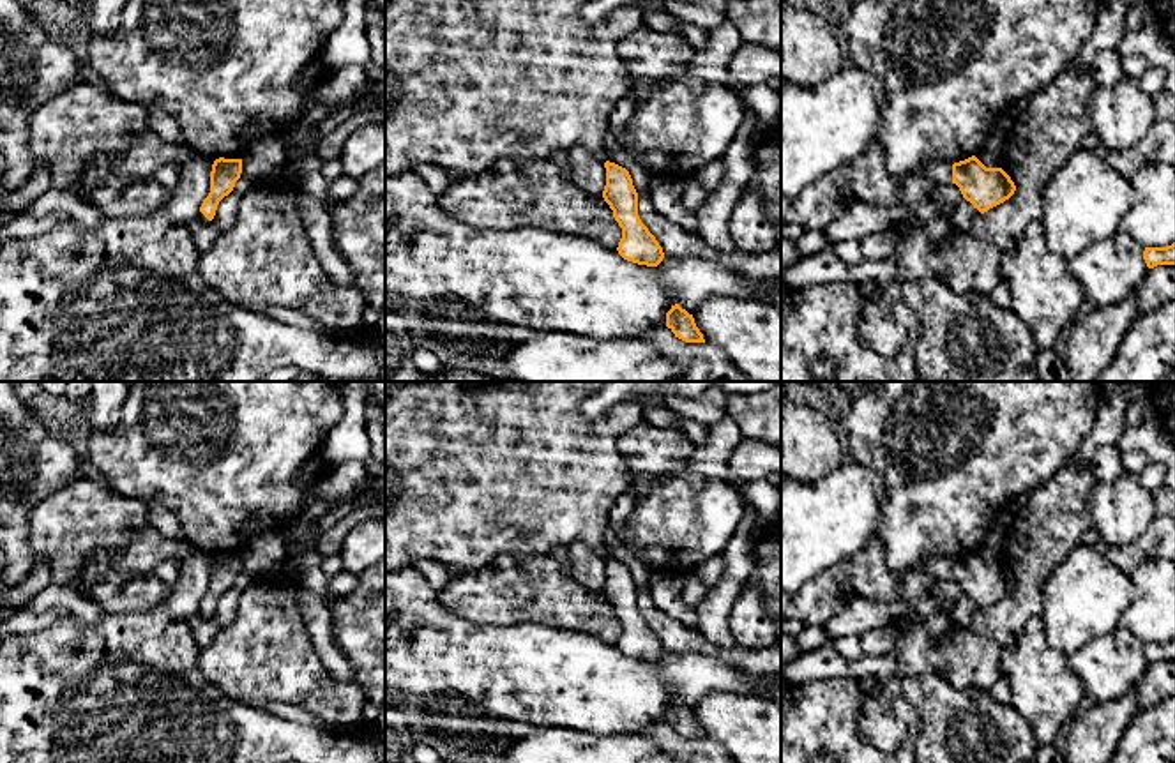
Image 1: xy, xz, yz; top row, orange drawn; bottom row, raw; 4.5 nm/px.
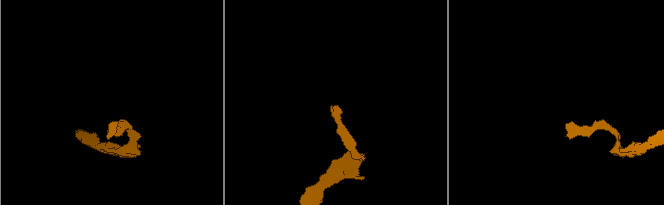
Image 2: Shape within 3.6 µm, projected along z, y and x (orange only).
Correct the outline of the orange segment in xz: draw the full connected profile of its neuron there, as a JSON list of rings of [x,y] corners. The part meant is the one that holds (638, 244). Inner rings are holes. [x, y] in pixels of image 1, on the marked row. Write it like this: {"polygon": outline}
{"polygon": [[[606,161],[604,201],[613,210],[613,217],[622,228],[618,254],[633,263],[657,267],[663,258],[663,247],[638,215],[638,193],[629,171],[615,162]]]}

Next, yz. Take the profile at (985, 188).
{"polygon": [[[975,155],[952,164],[952,184],[981,214],[1004,203],[1016,191],[1002,168],[986,168]]]}

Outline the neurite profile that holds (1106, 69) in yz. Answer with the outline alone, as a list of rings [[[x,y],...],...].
[[[1117,48],[1101,51],[1088,71],[1094,87],[1113,87],[1127,76],[1122,69],[1122,57]]]

